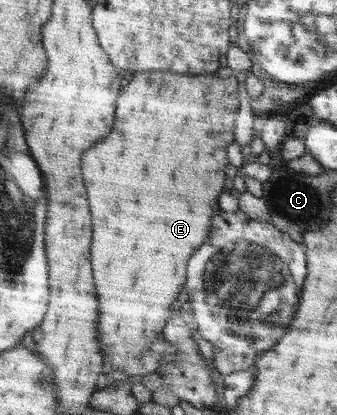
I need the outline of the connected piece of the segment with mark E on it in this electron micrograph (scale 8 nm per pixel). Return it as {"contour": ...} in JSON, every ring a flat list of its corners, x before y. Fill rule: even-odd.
{"contour":[[157,71,141,73,141,77,135,73,131,83,119,93,115,129,83,153,83,179,93,217,91,265,99,303,97,329,101,333,102,361,109,367,109,372,122,371,129,377,156,372,167,359,151,352,147,341,161,338,162,329,171,315,171,303,177,299,181,285,185,283,187,261,201,245,201,239,207,239,211,220,221,210,217,197,226,190,227,147,235,141,233,127,240,106,234,75,221,78,217,73,195,75],[153,205,161,205,159,211,153,211]]}

